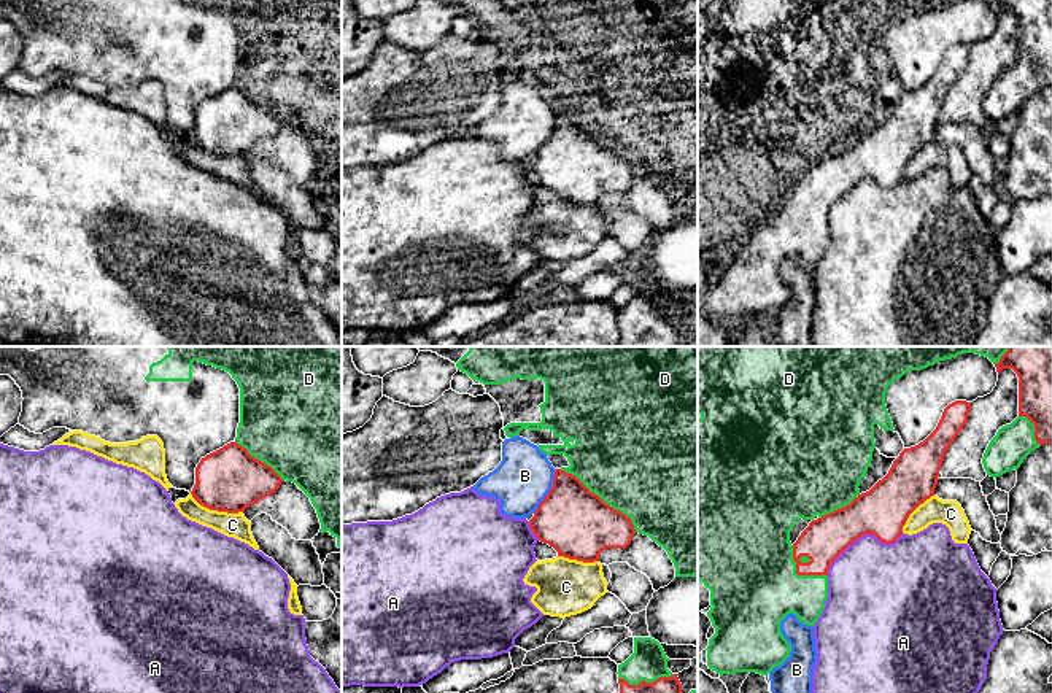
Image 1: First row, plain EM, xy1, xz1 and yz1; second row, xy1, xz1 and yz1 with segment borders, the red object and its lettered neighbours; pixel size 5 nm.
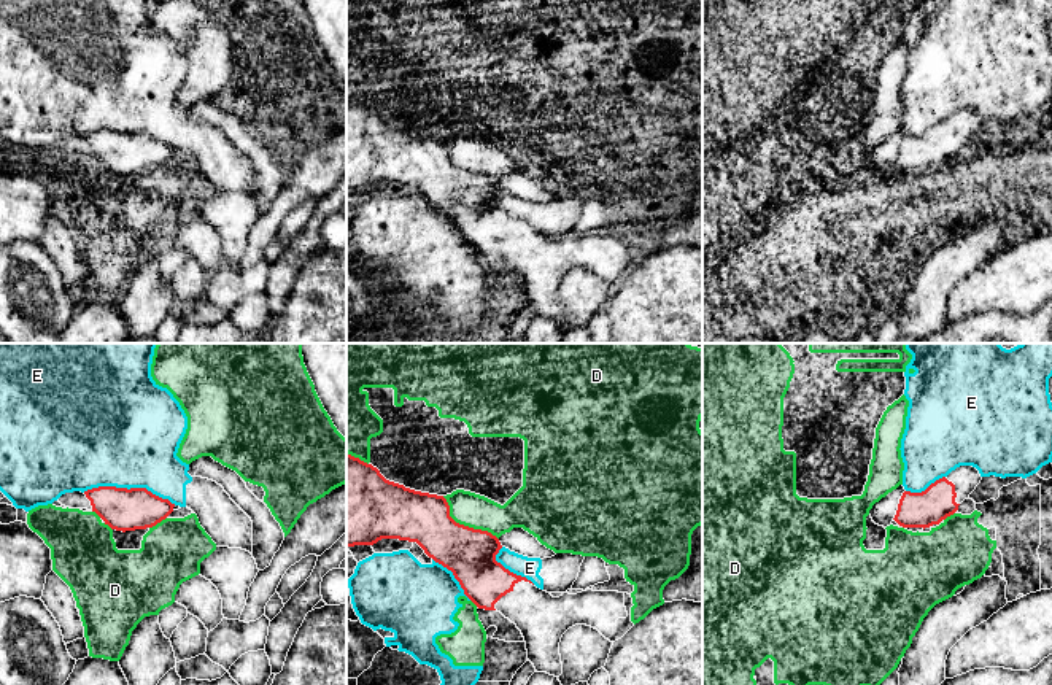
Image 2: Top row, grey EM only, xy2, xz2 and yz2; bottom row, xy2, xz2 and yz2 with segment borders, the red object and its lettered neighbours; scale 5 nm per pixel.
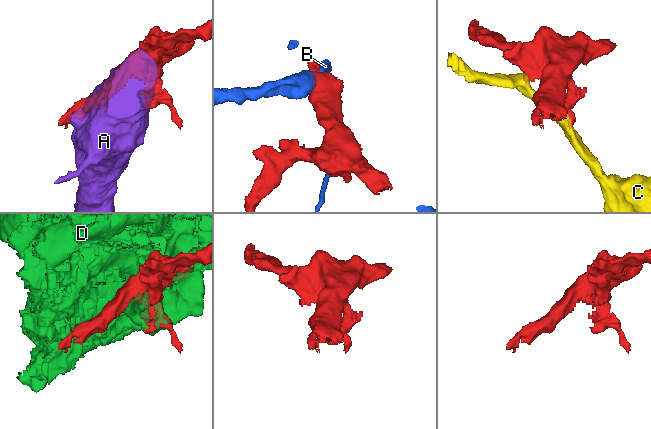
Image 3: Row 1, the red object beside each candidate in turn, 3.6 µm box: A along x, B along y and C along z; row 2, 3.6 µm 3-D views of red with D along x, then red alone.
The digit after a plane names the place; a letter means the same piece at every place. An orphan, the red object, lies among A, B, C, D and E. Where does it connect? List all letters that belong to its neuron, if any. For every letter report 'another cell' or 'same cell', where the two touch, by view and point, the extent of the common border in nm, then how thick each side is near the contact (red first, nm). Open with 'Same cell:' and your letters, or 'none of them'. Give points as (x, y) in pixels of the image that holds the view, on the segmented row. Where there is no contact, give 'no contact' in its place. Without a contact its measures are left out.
Same cell: none of them
A: another cell | yz1 (862, 534) | 440 nm | 260/420 nm
B: another cell | xz1 (549, 491) | 260 nm | 360/280 nm
C: another cell | xy1 (216, 509) | 280 nm | 320/130 nm
D: another cell | xz1 (599, 498) | 500 nm | 360/500 nm
E: another cell | xy2 (131, 488) | 480 nm | 220/500 nm

